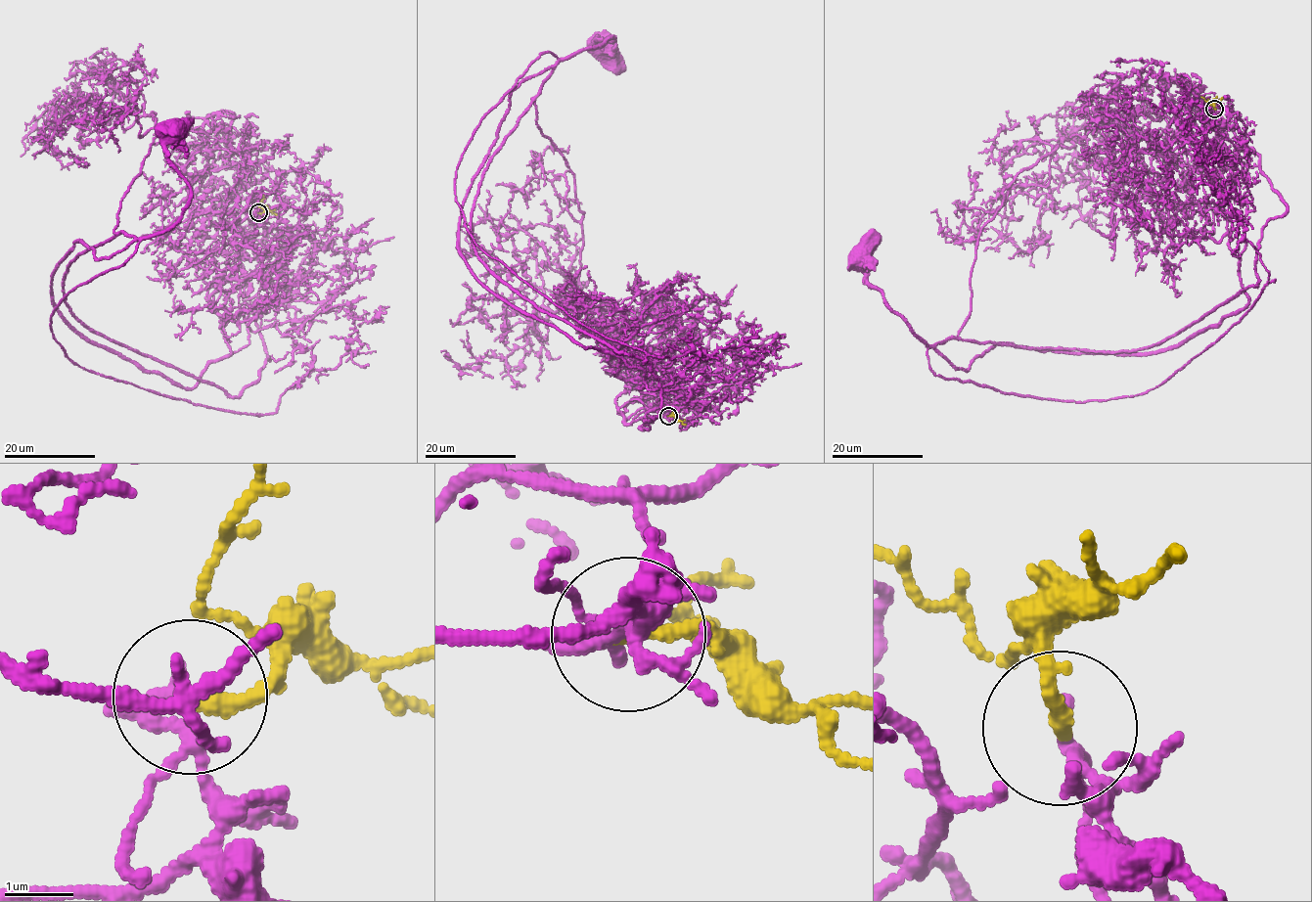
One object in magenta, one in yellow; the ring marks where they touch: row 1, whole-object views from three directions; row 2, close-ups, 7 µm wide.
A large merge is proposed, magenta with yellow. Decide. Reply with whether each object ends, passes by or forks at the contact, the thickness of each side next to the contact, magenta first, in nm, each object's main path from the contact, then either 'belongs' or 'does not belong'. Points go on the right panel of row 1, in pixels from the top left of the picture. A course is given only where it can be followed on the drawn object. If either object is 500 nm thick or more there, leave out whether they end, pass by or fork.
magenta ends | yellow ends | 240/240 nm | magenta via (1215, 110), (1259, 155), (1288, 211), (1262, 230), (1257, 285), (1158, 343), (930, 345), (855, 257) | yellow via (1215, 110), (1213, 105), (1200, 96) | belongs

